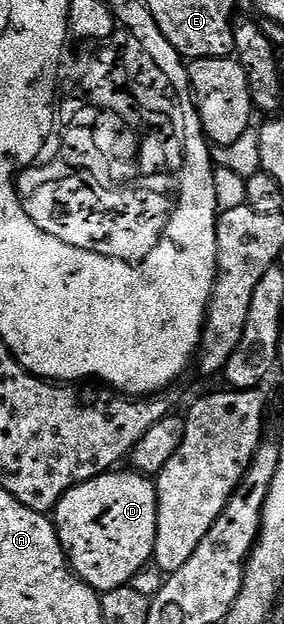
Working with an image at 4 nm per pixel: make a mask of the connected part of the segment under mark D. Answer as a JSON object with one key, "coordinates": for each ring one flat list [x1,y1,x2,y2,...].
{"coordinates":[[123,469,98,474,93,480,77,484,69,492,65,492,65,496,61,496,53,511,55,531,59,534,59,543,67,554,71,569,82,582,100,592,128,585,133,576,137,576,137,572,141,572,141,568,152,561,155,553,159,511,155,482,148,475]]}

